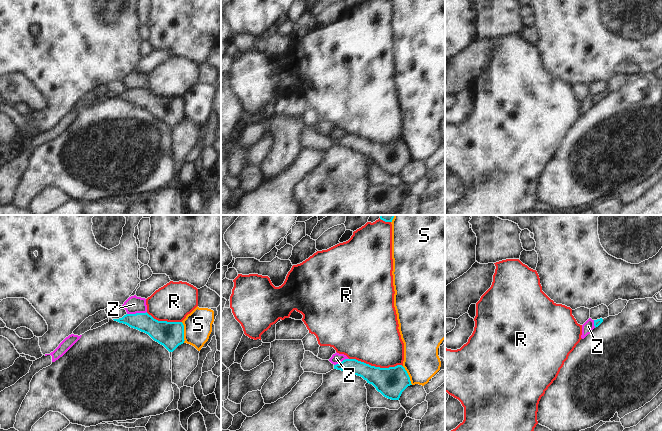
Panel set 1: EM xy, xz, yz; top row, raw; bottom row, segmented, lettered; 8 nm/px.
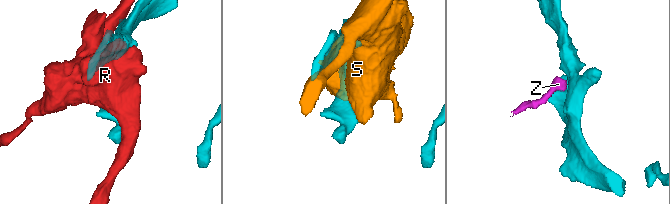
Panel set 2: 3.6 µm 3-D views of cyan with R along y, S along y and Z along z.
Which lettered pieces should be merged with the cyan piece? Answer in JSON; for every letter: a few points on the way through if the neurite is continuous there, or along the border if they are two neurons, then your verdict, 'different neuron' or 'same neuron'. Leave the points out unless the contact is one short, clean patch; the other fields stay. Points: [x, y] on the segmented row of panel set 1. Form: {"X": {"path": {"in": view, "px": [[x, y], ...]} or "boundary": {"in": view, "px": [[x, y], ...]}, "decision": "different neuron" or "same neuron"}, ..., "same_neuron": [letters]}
{"R": {"decision": "different neuron"}, "S": {"decision": "different neuron"}, "Z": {"decision": "different neuron"}, "same_neuron": []}

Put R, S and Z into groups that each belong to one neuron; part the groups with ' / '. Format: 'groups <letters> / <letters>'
groups R / S / Z

